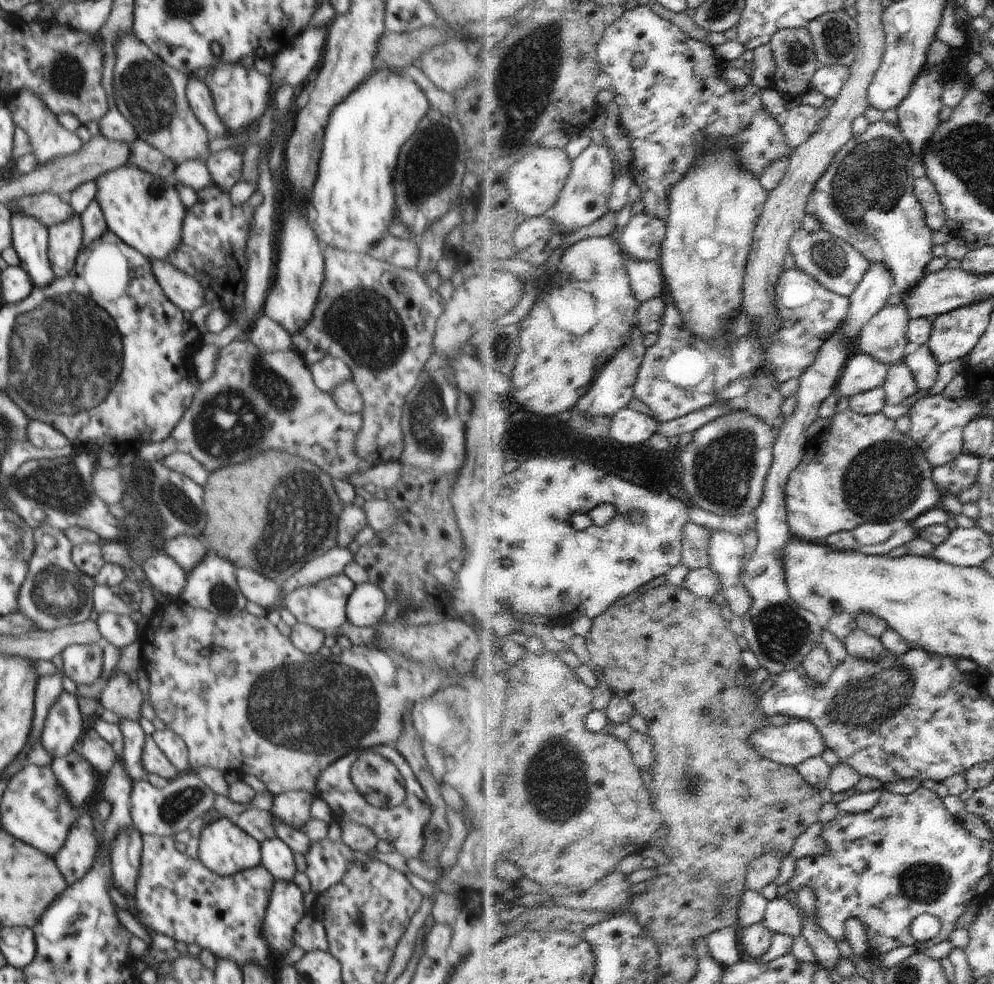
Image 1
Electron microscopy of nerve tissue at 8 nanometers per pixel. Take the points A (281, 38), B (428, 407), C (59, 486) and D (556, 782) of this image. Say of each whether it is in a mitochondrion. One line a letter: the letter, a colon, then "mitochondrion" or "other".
A: other
B: mitochondrion
C: mitochondrion
D: mitochondrion

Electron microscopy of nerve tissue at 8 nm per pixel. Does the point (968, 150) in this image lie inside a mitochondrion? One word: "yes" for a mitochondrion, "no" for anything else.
yes

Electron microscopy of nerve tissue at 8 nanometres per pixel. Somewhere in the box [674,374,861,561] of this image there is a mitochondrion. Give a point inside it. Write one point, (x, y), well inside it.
(723, 472)

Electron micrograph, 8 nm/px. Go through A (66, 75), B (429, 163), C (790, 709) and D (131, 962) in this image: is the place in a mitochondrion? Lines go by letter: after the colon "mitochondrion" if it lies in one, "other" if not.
A: mitochondrion
B: mitochondrion
C: other
D: other

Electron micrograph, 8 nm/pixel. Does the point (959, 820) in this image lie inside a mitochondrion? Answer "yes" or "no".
no

